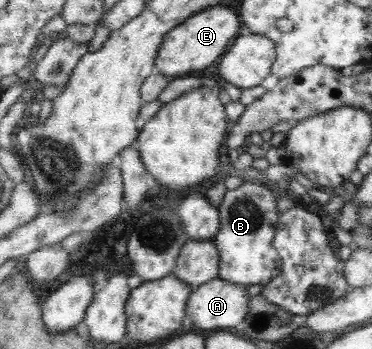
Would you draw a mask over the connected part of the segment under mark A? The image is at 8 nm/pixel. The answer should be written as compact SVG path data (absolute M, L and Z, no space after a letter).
M215 278L191 288L186 312L199 329L235 327L248 310L246 286Z

